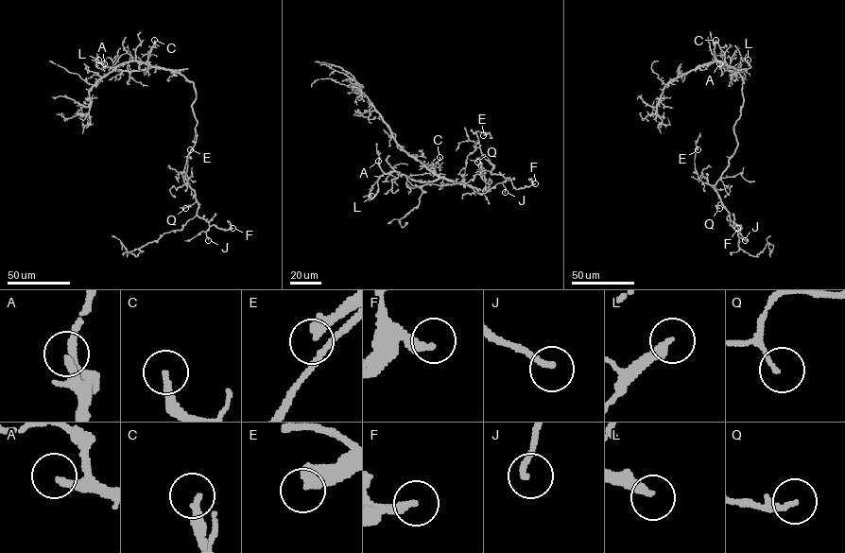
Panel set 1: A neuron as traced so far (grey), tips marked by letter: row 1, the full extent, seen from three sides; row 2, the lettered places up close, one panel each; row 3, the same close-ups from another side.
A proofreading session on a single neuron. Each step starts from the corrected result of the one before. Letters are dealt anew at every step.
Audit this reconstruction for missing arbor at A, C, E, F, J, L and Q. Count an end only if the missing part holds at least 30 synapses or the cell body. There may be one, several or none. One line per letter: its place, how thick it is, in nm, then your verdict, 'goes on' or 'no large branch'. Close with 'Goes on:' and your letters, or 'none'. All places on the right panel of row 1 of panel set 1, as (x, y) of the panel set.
A: (719, 63) | 180 nm | no large branch
C: (715, 40) | 260 nm | no large branch
E: (698, 149) | 420 nm | no large branch
F: (737, 228) | 280 nm | goes on
J: (745, 240) | 190 nm | goes on
L: (748, 60) | 280 nm | no large branch
Q: (719, 208) | 120 nm | goes on
Goes on: F, J, Q

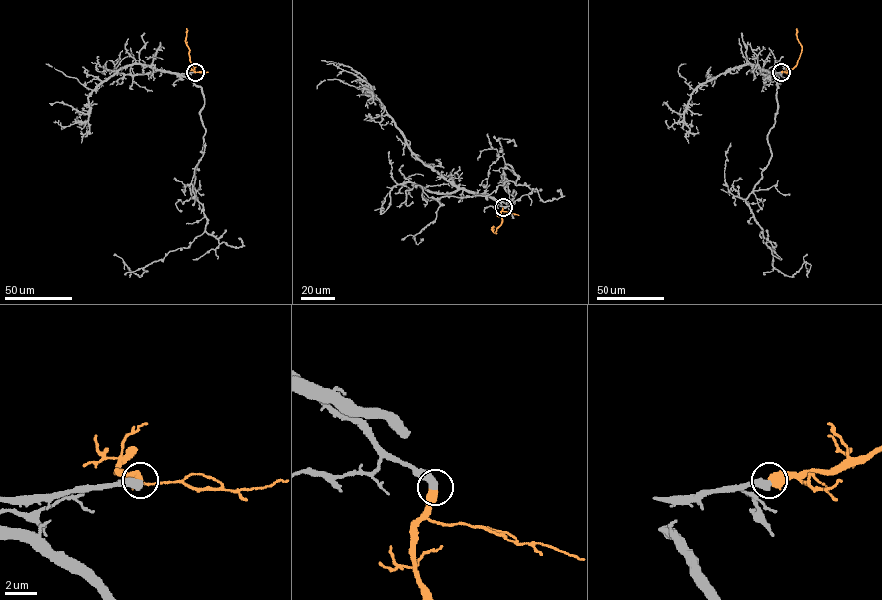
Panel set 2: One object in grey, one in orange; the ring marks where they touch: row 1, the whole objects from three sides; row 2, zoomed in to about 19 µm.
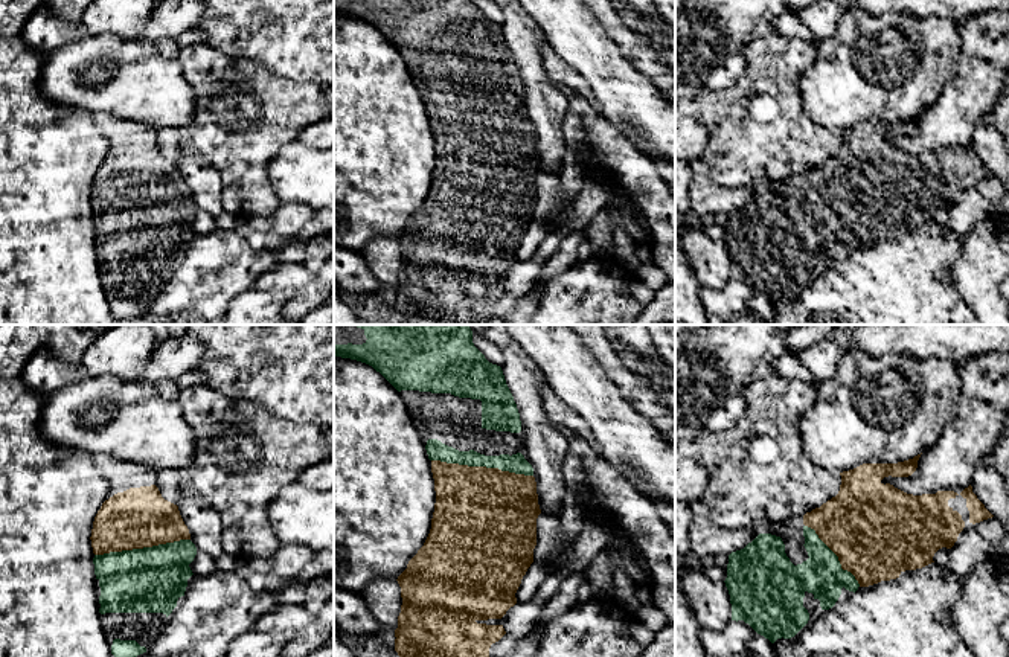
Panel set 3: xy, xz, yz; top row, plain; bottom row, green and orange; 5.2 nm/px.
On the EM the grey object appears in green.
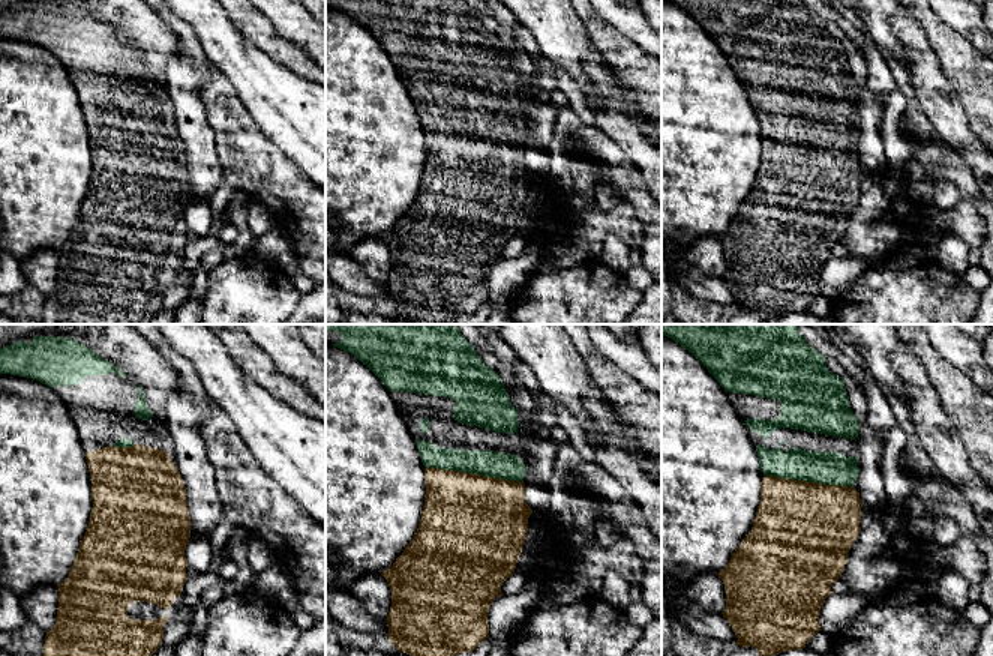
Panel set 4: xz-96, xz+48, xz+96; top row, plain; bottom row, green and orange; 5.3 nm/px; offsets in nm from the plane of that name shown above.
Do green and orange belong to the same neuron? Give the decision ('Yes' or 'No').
Yes

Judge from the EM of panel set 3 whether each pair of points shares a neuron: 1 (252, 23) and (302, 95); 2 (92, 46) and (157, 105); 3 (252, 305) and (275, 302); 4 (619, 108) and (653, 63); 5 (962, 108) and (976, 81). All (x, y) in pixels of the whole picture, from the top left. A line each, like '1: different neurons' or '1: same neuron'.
1: different neurons
2: same neuron
3: same neuron
4: different neurons
5: same neuron

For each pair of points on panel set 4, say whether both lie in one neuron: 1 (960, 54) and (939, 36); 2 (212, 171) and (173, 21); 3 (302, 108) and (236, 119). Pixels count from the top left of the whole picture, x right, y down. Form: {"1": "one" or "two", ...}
{"1": "one", "2": "one", "3": "two"}

